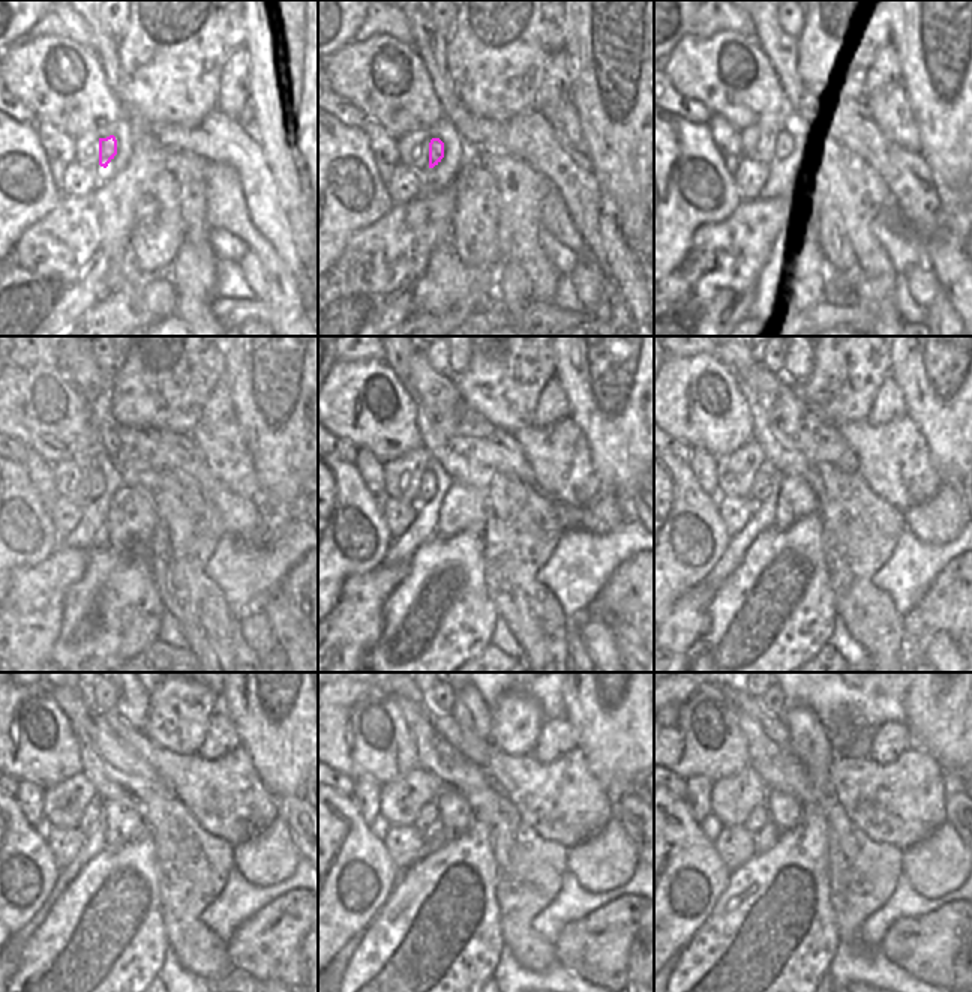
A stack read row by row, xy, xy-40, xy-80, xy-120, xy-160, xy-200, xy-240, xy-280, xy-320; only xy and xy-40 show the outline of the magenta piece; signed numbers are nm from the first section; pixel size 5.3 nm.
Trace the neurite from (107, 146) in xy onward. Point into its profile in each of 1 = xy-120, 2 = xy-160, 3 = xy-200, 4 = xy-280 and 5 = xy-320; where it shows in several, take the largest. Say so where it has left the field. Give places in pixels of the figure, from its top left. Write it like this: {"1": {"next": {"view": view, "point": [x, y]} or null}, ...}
{"1": {"next": {"view": "xy-120", "point": [95, 483]}}, "2": {"next": {"view": "xy-160", "point": [428, 483]}}, "3": {"next": {"view": "xy-200", "point": [761, 488]}}, "4": {"next": {"view": "xy-280", "point": [429, 812]}}, "5": {"next": {"view": "xy-320", "point": [758, 817]}}}

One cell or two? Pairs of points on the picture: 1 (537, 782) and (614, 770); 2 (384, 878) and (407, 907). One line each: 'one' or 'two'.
1: two
2: two

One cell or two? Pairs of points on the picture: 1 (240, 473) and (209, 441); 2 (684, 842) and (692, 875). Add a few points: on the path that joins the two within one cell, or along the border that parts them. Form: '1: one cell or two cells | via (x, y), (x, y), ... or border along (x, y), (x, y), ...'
1: one cell | via (233, 467), (216, 449)
2: one cell | via (684, 850), (684, 868)

